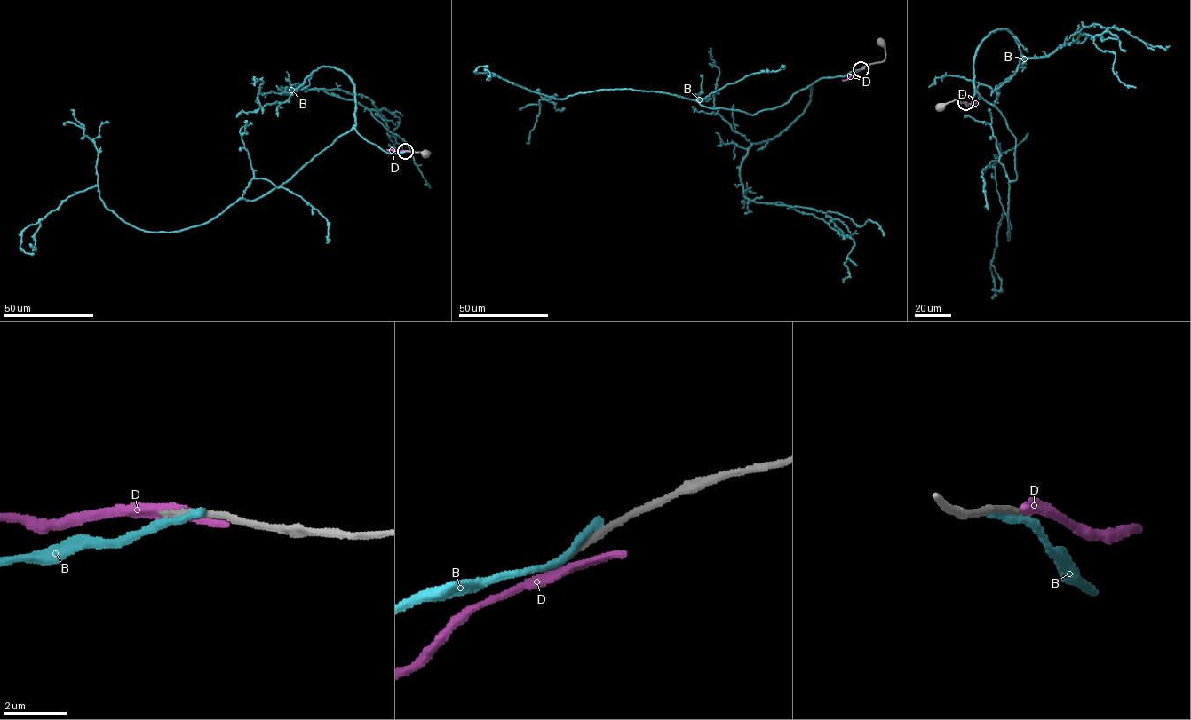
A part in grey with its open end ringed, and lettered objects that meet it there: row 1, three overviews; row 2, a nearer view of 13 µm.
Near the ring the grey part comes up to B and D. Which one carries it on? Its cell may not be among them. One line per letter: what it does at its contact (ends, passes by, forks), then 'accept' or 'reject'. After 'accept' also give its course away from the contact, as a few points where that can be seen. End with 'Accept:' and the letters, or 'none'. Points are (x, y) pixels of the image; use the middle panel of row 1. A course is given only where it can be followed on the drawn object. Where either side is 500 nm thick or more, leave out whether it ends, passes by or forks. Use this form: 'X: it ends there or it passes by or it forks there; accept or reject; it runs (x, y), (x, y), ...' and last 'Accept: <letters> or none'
B: it ends there; reject
D: it passes by; reject
Accept: none

